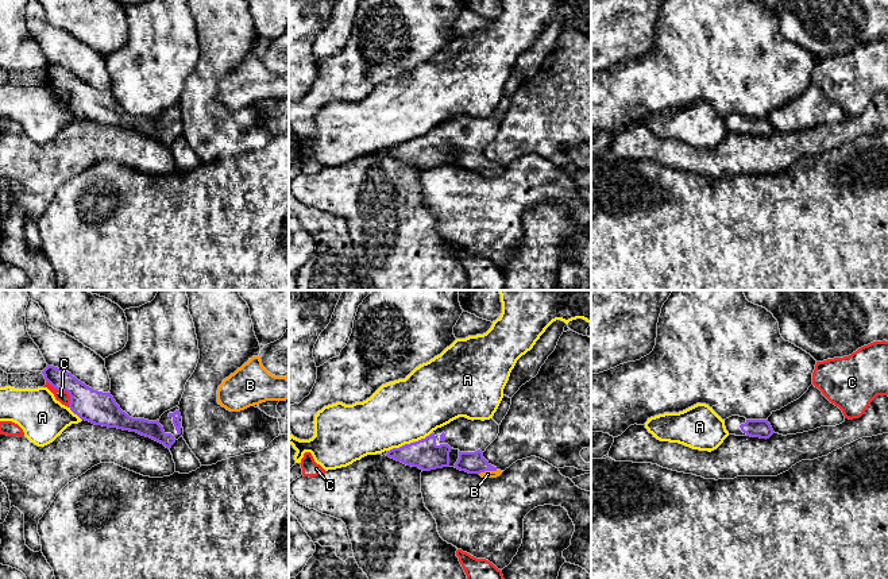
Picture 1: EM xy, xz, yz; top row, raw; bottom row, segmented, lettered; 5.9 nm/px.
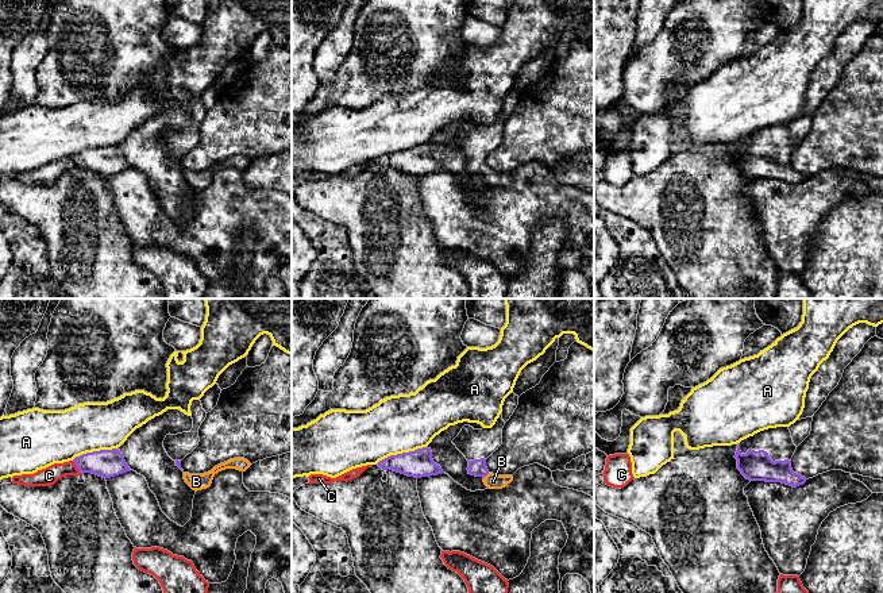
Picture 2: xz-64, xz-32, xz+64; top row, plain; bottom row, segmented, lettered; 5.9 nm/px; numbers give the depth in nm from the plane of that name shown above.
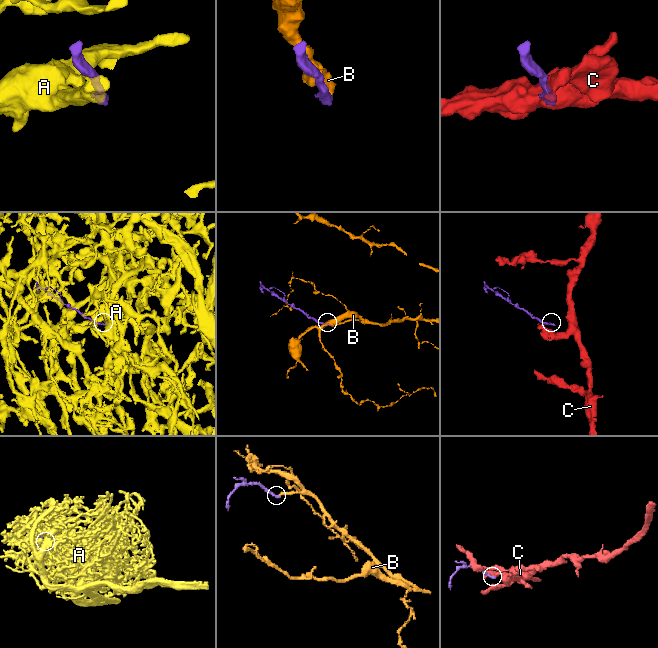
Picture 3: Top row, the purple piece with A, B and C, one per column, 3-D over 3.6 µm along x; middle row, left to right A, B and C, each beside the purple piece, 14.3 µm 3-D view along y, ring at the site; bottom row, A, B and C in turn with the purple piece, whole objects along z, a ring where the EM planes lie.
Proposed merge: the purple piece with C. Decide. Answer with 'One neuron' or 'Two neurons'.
Two neurons

